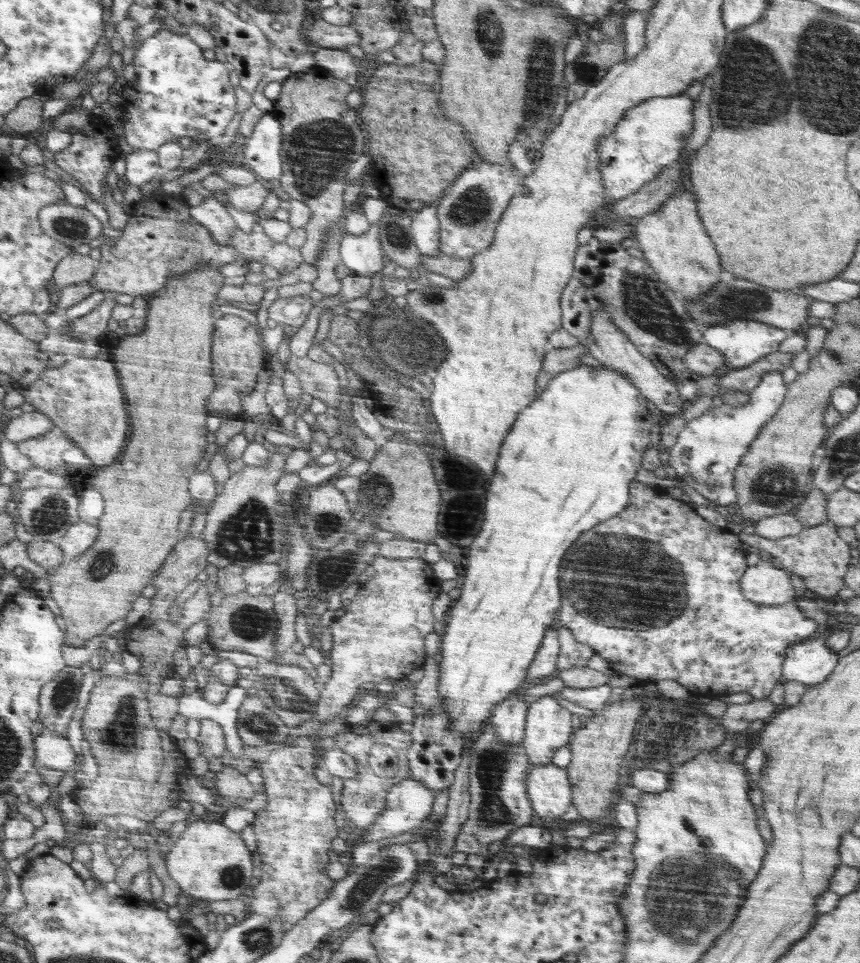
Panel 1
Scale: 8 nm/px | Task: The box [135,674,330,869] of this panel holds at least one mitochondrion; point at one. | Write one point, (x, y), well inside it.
(262, 723)

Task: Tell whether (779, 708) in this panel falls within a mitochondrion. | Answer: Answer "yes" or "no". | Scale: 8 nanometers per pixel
no

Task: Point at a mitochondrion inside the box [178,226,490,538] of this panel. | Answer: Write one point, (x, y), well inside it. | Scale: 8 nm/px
(409, 345)

